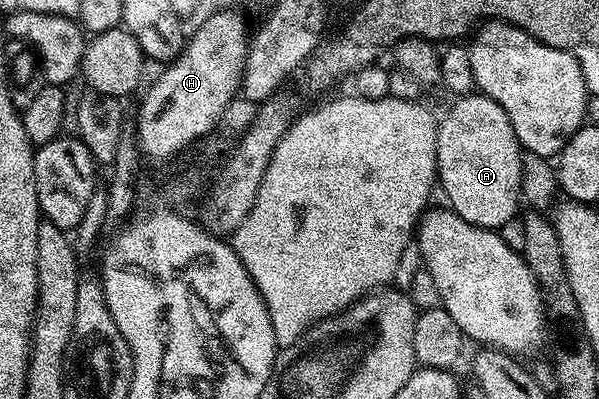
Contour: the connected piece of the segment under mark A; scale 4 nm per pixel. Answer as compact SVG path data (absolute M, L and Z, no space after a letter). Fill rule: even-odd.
M473 91L467 97L456 97L448 114L438 121L436 131L436 172L438 185L448 196L447 204L466 223L480 229L499 230L500 226L517 216L522 198L522 146L506 119L506 111L485 97Z

